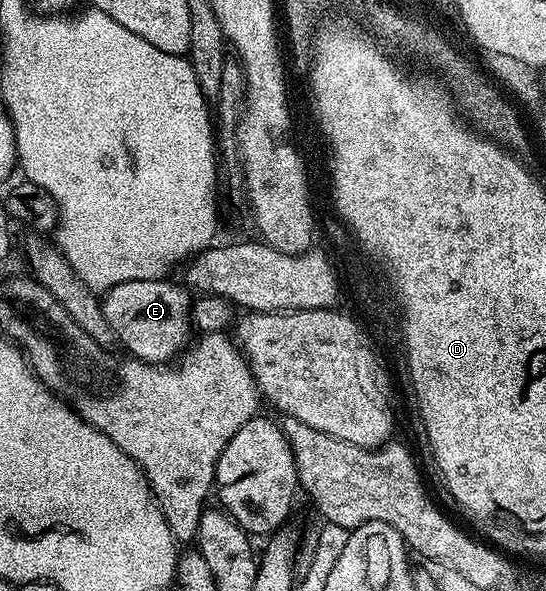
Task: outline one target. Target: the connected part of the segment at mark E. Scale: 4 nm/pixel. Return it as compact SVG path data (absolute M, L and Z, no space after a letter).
M171 279L159 280L123 280L103 293L102 305L106 322L110 324L116 336L119 347L124 347L129 357L143 362L143 364L167 365L175 361L189 347L188 335L193 335L192 301L189 289L181 283L171 284Z

